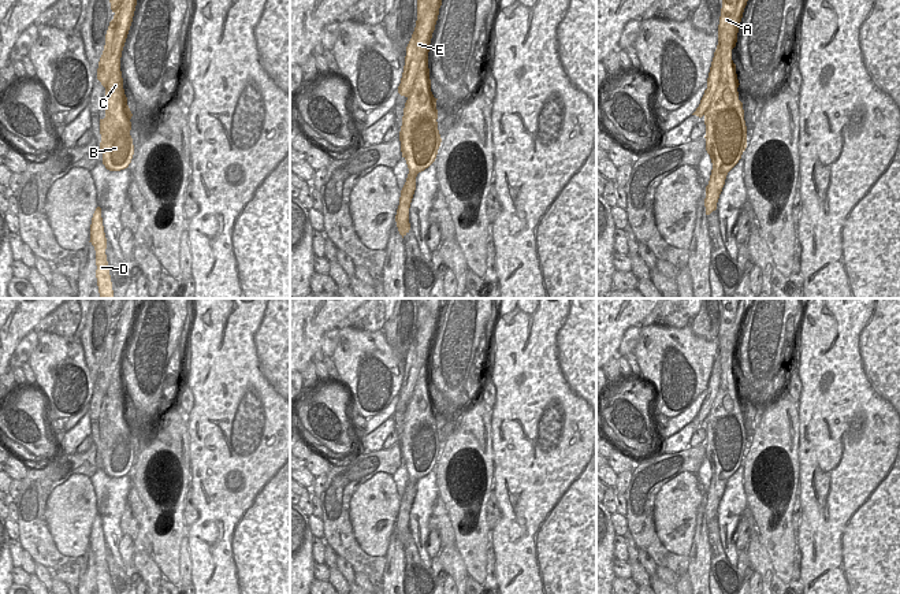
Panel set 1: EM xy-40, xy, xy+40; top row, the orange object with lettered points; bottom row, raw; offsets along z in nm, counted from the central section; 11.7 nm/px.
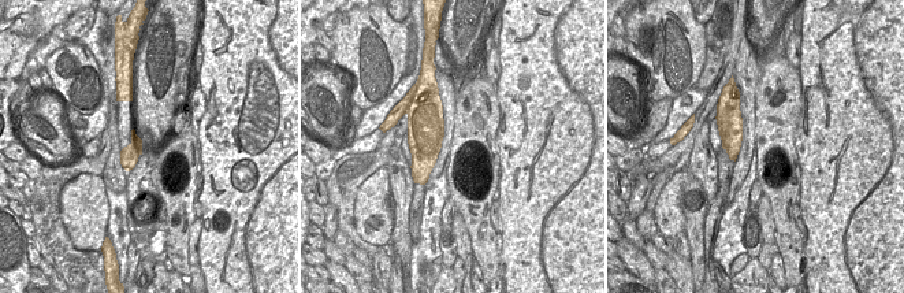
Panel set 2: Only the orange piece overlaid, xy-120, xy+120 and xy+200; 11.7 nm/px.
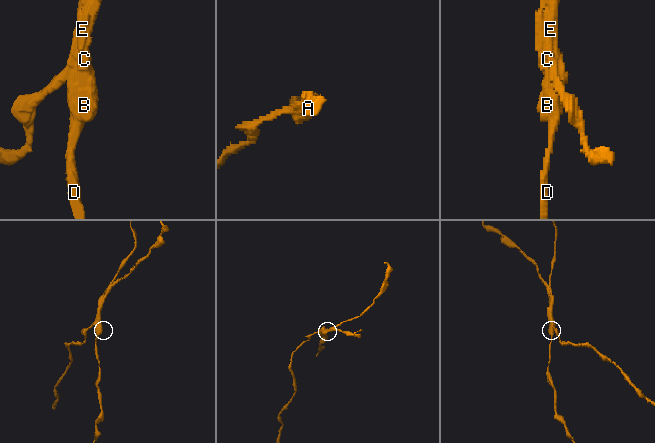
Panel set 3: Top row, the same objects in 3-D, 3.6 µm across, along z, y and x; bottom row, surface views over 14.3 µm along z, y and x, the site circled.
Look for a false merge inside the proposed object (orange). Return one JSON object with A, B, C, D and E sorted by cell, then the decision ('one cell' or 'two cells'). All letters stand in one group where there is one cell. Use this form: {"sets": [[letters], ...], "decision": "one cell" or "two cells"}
{"sets": [["A", "B", "C", "D"], ["E"]], "decision": "two cells"}

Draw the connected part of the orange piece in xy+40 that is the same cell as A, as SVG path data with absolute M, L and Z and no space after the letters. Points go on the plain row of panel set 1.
M721 298L722 315L718 346L722 365L721 385L710 415L704 420L706 457L713 476L706 493L706 521L717 516L717 509L728 479L739 469L747 454L747 432L743 409L739 406L739 386L732 356L737 349L736 324L744 319L748 298Z

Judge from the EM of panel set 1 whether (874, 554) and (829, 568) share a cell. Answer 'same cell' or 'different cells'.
same cell

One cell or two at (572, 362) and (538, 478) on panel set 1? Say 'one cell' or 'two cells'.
one cell

